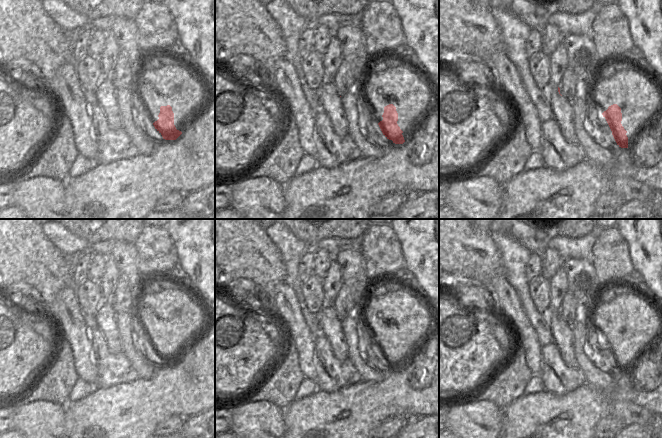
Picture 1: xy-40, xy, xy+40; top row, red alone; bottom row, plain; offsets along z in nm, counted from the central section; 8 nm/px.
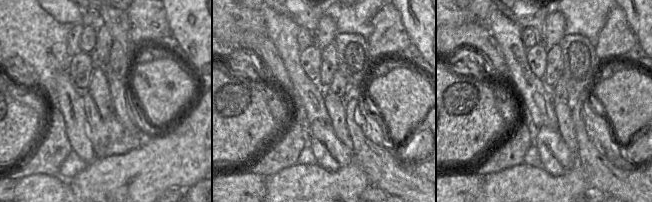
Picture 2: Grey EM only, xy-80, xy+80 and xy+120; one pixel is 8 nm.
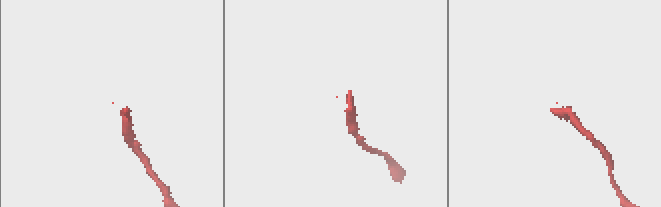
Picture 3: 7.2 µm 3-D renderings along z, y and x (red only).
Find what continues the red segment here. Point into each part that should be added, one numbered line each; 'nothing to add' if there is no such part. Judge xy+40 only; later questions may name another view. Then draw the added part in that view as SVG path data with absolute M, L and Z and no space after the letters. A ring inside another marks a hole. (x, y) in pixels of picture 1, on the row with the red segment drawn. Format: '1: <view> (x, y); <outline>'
1: xy+40 (561, 108); M550 83L548 84L548 101L554 120L564 139L571 144L578 144L572 121L572 105L570 101L559 94L558 88L551 88Z

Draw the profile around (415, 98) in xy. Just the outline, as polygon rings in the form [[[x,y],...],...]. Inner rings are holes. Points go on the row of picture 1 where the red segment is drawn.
[[[393,62],[373,70],[362,91],[377,123],[383,120],[385,106],[393,104],[396,107],[397,124],[403,131],[405,142],[411,139],[424,121],[436,110],[438,103],[438,94],[433,85],[419,71],[403,62]]]

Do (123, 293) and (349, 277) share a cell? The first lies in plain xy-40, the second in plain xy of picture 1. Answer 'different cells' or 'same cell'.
different cells

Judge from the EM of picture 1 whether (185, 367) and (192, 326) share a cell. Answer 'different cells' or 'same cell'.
different cells

